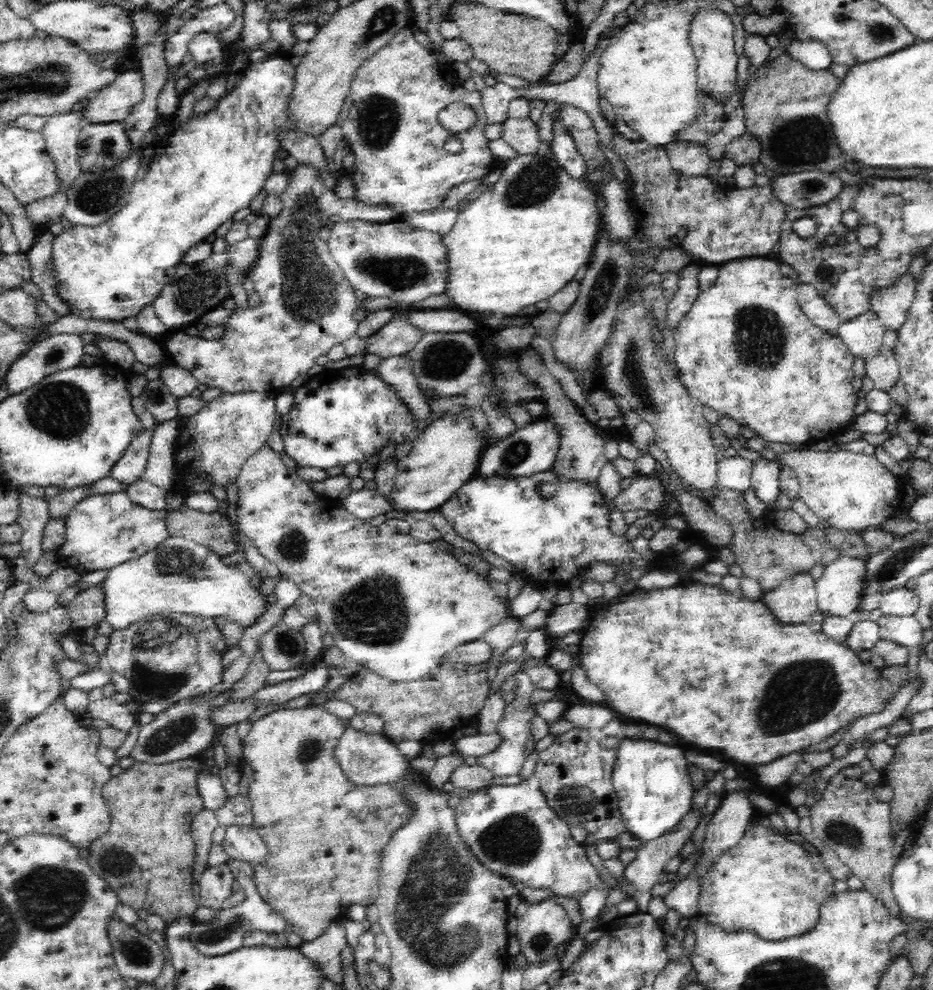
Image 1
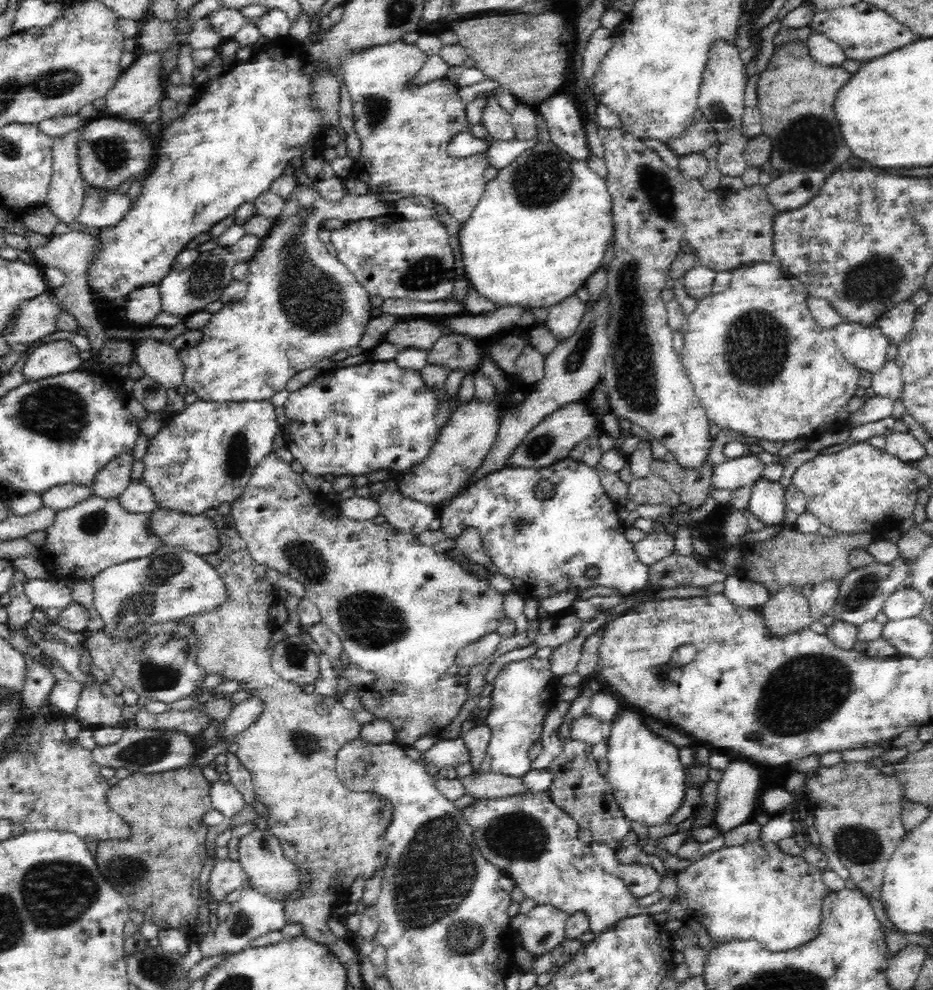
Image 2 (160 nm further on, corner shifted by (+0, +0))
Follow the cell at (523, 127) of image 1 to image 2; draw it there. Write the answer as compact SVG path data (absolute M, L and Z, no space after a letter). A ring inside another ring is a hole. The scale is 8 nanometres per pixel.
M494 89L487 91L482 118L479 123L487 130L494 139L501 141L514 141L515 131L511 126L511 115L500 106Z

